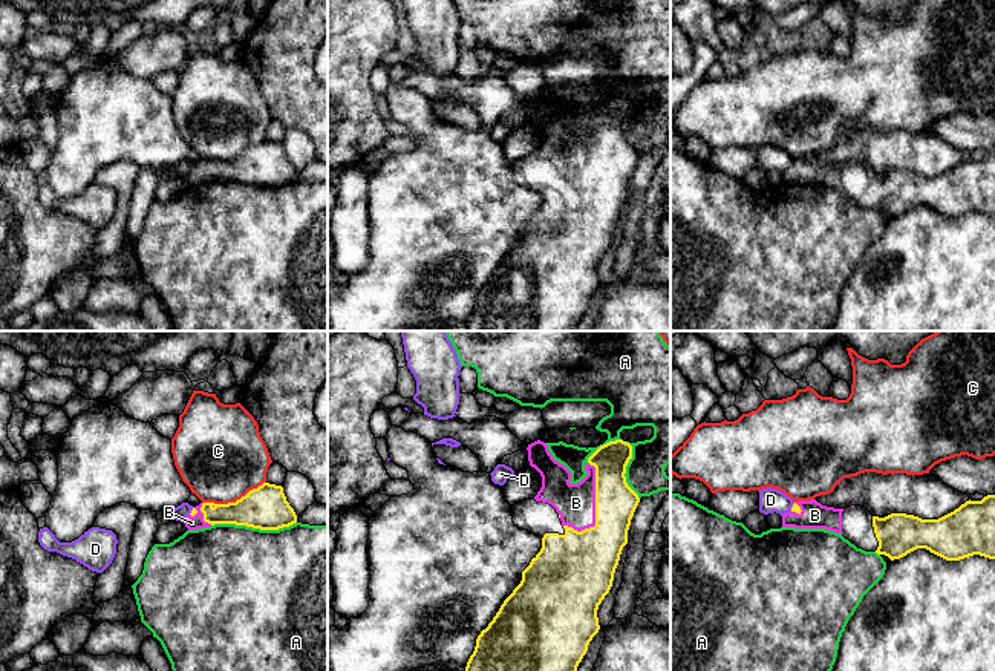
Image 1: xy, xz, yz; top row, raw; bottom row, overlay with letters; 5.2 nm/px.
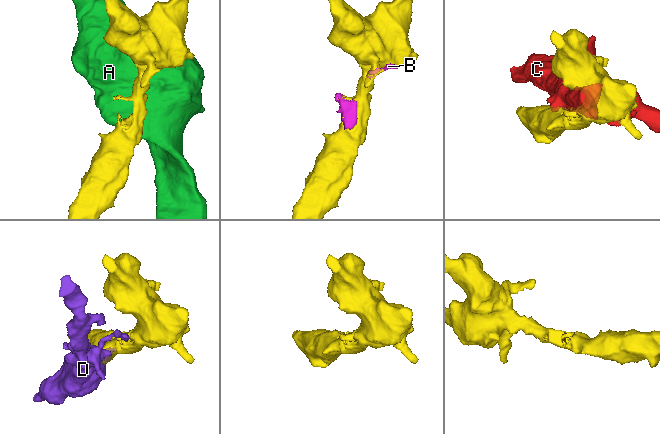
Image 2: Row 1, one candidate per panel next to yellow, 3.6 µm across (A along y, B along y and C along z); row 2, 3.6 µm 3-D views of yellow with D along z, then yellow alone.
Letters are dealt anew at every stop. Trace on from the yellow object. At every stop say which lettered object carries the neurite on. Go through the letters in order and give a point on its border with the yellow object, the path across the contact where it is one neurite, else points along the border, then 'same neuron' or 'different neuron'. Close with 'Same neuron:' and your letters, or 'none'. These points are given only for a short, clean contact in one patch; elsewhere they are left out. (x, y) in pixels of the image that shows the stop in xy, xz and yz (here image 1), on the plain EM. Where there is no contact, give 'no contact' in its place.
A: xy (253, 184) | different neuron
B: xz (596, 160) | same neuron
C: xy (236, 158) | different neuron
D: xy (192, 167) | different neuron
Same neuron: B

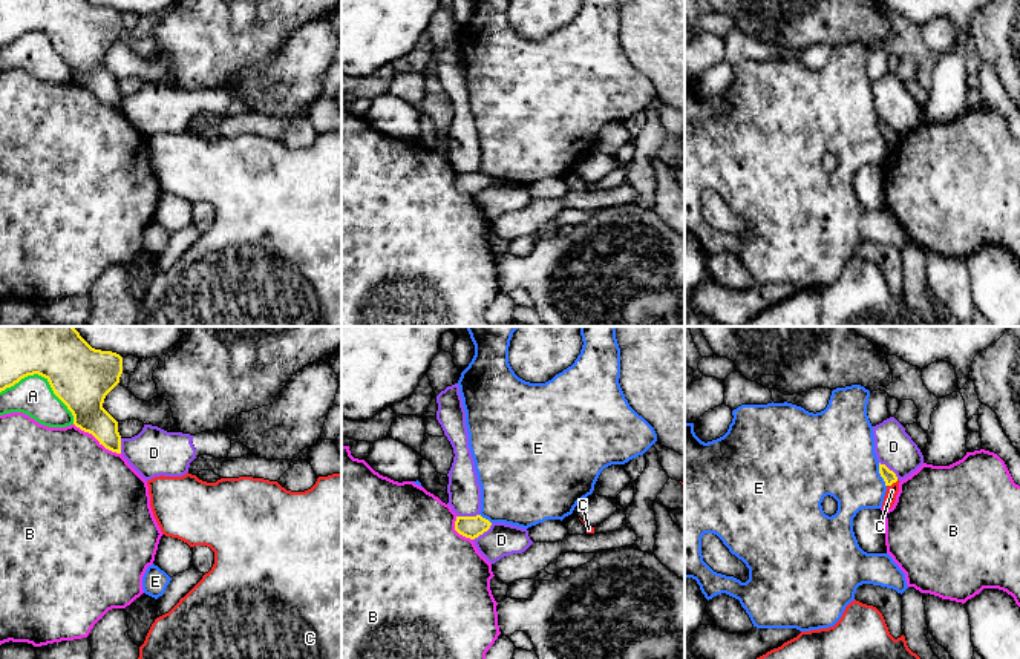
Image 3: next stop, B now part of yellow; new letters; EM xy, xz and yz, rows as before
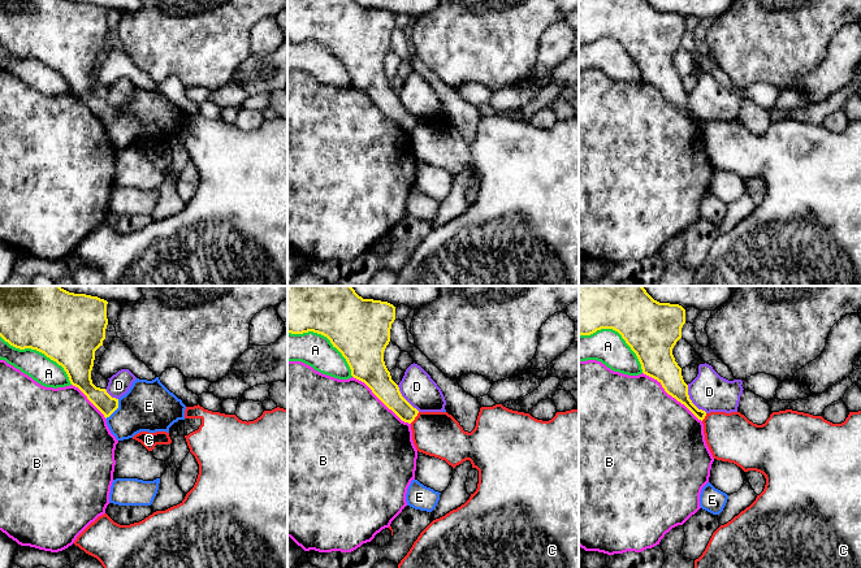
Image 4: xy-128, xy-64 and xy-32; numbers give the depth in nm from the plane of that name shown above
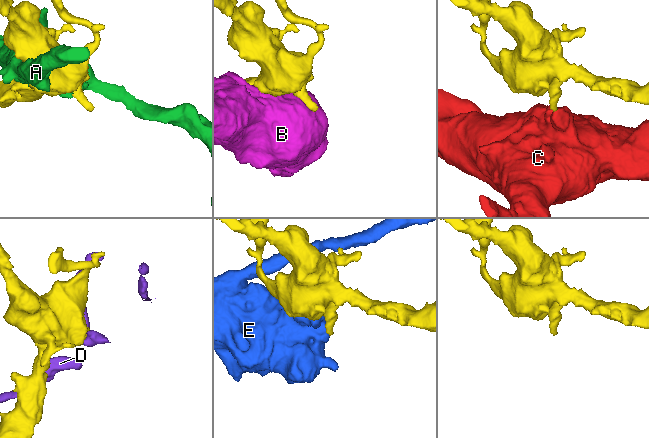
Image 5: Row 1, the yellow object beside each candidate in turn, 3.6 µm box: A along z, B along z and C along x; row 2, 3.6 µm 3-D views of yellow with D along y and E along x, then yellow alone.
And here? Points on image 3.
A: xy (45, 34) | different neuron
B: xy (97, 95) | different neuron
C: yz (892, 140) | along yz (898, 137), (887, 143) | different neuron
D: xz (483, 189) | along xz (492, 180), (474, 196) | different neuron
E: yz (881, 132) | different neuron
Same neuron: none

